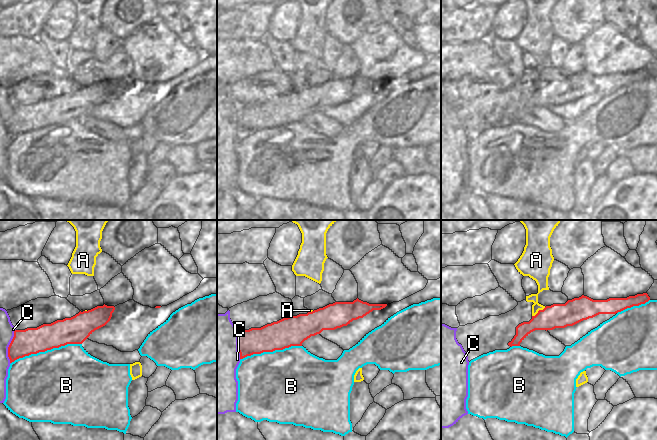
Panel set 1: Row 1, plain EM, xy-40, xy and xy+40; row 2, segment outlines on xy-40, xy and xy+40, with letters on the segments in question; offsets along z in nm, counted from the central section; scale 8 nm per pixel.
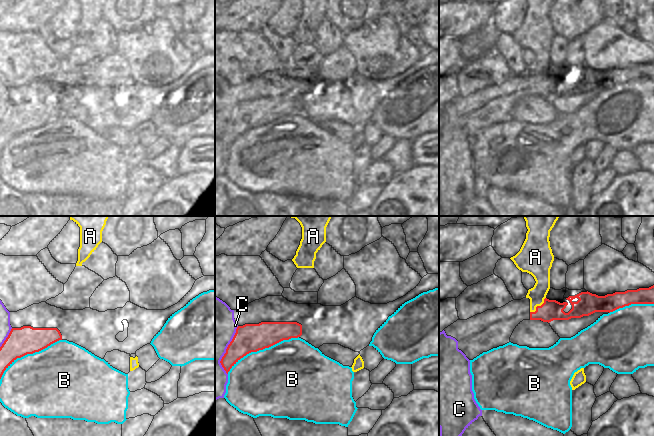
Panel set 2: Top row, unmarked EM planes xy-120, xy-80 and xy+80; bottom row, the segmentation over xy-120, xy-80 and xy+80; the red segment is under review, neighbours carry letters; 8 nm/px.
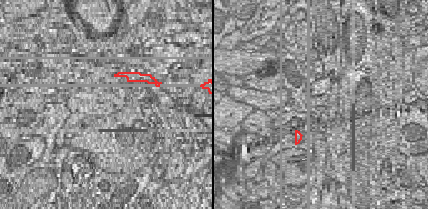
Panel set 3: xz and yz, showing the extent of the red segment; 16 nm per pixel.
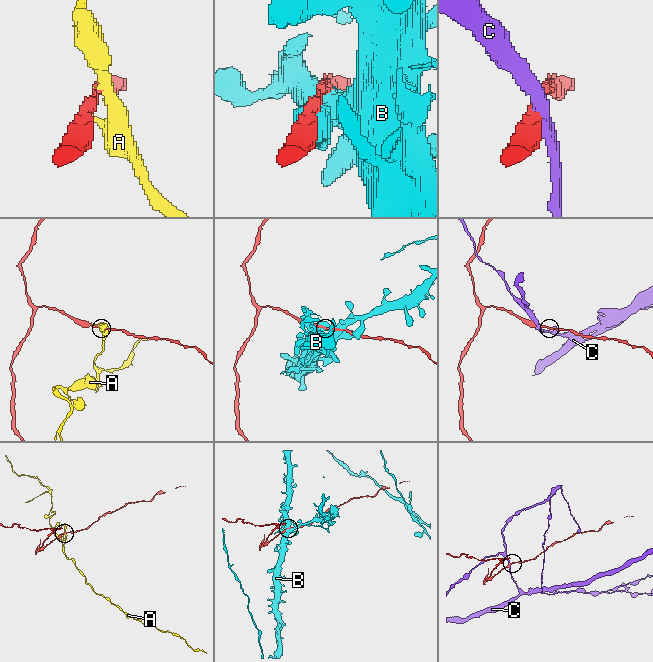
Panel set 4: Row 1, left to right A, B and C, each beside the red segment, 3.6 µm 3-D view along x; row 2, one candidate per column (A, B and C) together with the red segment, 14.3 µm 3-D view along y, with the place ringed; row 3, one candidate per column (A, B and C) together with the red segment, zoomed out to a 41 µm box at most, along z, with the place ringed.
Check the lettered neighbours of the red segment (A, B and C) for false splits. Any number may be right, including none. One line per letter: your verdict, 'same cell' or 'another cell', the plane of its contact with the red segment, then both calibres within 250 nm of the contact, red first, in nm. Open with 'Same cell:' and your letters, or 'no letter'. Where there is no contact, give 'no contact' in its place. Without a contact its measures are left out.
Same cell: no letter
A: another cell; meets red in xy+40; 190 nm thick on the red side, 100 nm on the other
B: another cell; meets red in xy-40; 200 nm thick on the red side, 500 nm on the other
C: another cell; meets red in xy-40; 200 nm thick on the red side, 110 nm on the other

